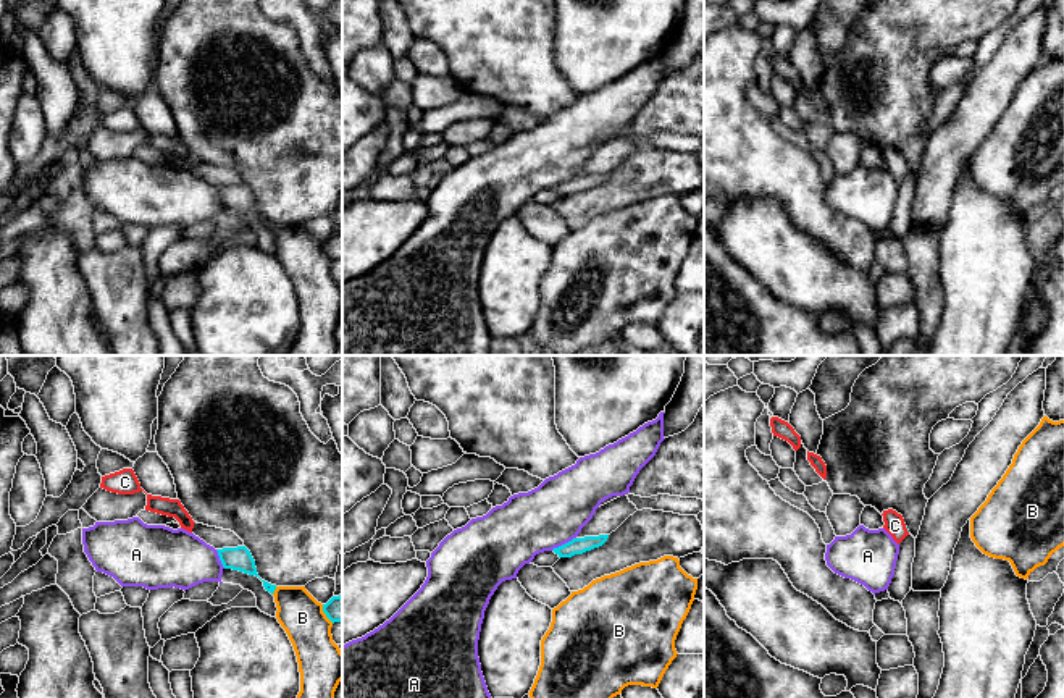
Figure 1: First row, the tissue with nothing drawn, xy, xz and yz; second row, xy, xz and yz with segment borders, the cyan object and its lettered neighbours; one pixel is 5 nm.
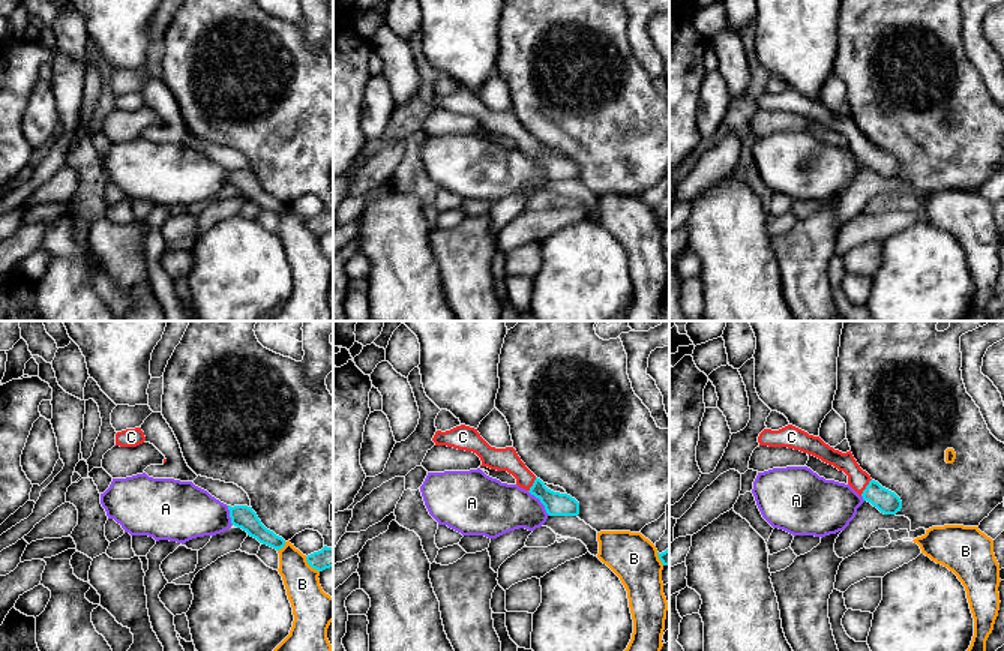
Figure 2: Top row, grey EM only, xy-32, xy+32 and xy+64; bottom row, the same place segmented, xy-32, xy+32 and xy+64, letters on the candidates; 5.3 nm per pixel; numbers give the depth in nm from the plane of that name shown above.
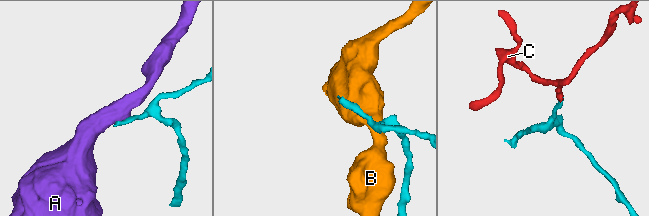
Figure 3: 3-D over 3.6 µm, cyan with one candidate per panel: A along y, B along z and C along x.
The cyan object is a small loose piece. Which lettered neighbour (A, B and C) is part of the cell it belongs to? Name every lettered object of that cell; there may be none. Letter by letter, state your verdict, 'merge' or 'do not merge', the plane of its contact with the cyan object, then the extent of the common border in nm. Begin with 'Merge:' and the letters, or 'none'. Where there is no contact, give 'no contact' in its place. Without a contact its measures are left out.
Merge: C
A: do not merge; contact in xz; length 140 nm
B: do not merge; contact in xy; length 50 nm
C: merge; no contact

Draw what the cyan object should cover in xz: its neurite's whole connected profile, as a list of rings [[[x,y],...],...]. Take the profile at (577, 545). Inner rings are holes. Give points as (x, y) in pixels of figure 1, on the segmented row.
[[[609,535],[573,538],[572,541],[568,541],[559,548],[554,548],[552,551],[559,557],[572,557],[575,554],[583,554],[586,551],[602,546],[607,541],[607,538],[609,538]]]

